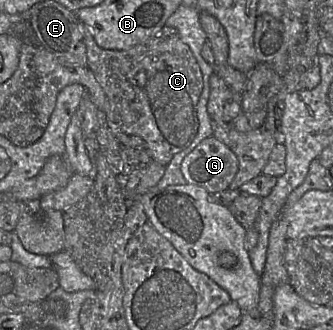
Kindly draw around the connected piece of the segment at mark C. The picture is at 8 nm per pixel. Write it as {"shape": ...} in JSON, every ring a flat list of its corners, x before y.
{"shape":[[84,23,82,33,87,49,88,68,108,99,108,112,103,114,106,125,123,148,145,149,153,161,167,166,176,154,191,145,199,132,197,104,203,92,203,74,190,47,181,40,175,28,166,25,158,34,125,51,102,49]]}

